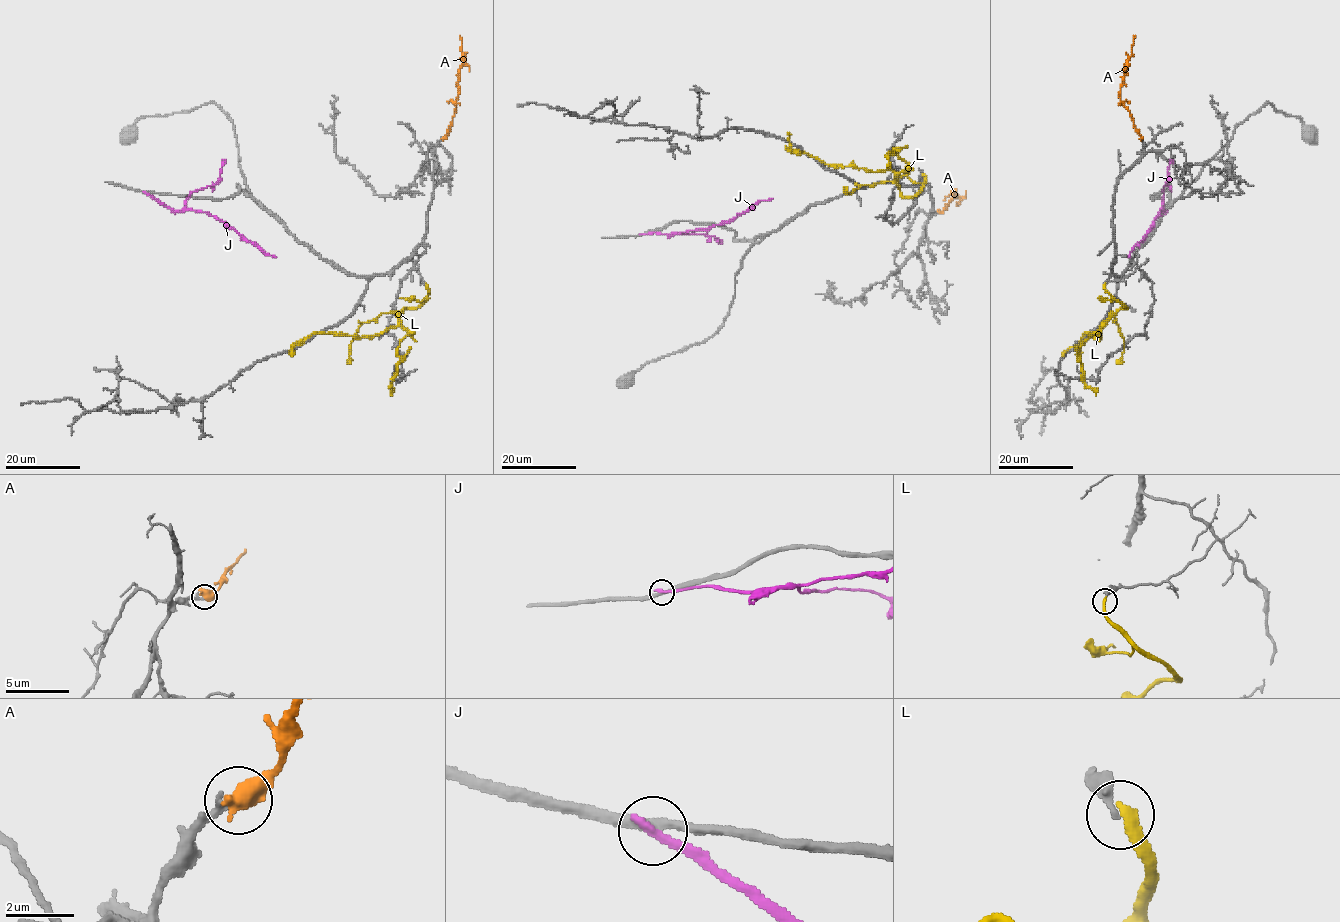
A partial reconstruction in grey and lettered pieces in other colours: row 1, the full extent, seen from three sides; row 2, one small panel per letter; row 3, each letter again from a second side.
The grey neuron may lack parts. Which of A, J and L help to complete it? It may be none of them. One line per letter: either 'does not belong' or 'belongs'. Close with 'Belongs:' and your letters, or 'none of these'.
A: belongs
J: does not belong
L: does not belong
Belongs: A

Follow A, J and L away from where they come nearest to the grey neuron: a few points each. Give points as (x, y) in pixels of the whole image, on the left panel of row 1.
A: (443, 138), (448, 133), (458, 94), (459, 68), (463, 60), (460, 35)
J: (145, 192), (176, 210), (209, 212), (276, 257)
L: (425, 285), (428, 297), (417, 308), (404, 309), (395, 327), (367, 337), (314, 333), (298, 342), (291, 355)

